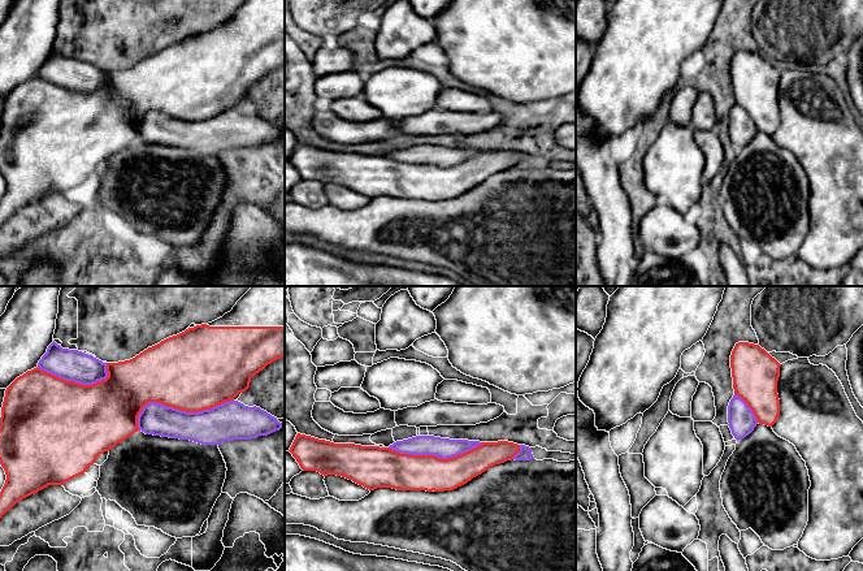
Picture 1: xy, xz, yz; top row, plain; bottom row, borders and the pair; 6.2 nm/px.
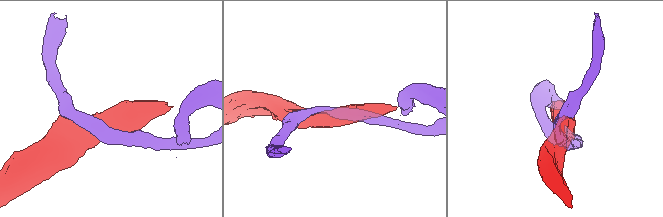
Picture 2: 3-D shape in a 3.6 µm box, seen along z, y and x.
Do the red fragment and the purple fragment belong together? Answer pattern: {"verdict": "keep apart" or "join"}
{"verdict": "keep apart"}

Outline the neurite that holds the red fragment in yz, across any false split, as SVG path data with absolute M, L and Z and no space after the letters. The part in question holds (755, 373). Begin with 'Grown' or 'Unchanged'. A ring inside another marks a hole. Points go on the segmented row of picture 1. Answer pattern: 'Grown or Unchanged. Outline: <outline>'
Grown. Outline: M749 342L736 343L730 355L730 368L734 394L741 397L747 403L759 424L771 427L779 437L793 444L802 459L806 462L811 481L811 486L808 489L808 522L797 544L798 549L807 557L816 561L831 561L847 557L853 548L863 538L863 421L857 416L841 381L827 365L814 365L810 363L808 358L798 358L780 364L759 345Z

